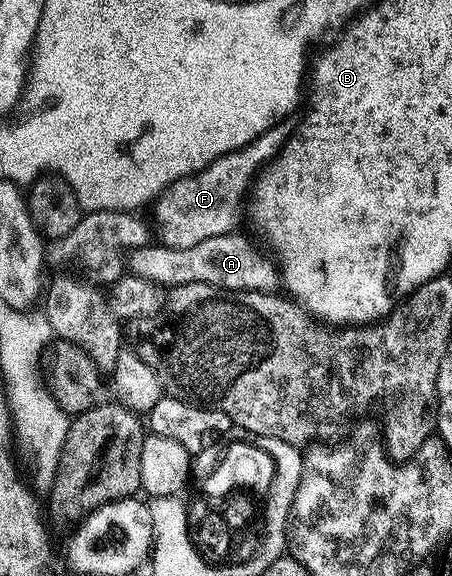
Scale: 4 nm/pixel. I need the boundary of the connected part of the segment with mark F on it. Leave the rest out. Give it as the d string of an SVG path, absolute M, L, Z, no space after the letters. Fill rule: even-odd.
M293 121L278 122L271 130L256 136L256 140L252 140L244 148L217 158L199 174L190 174L189 177L174 182L152 206L153 225L156 227L157 237L158 234L162 237L159 238L161 245L192 248L202 240L235 233L239 229L238 221L242 218L242 210L244 214L244 203L256 182L256 175L278 157L278 151L290 141L295 130Z

